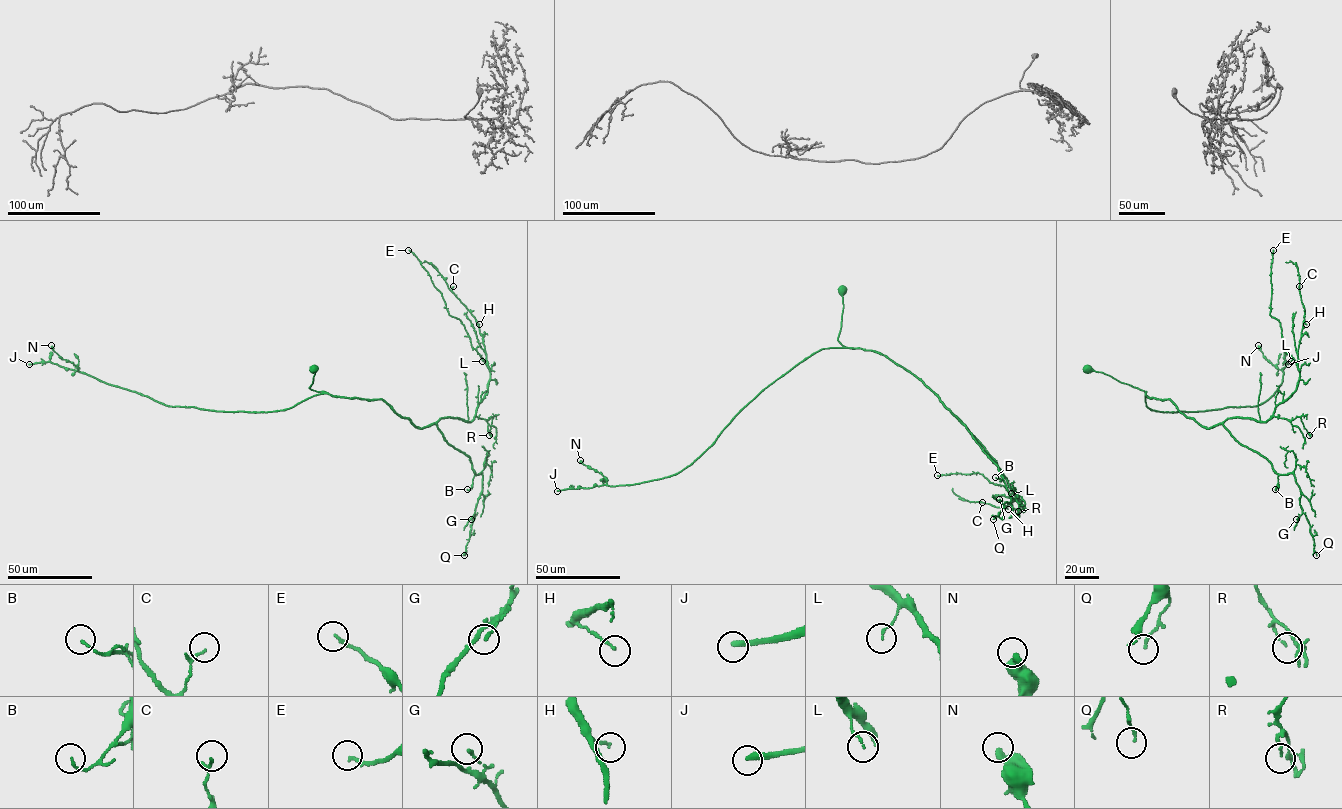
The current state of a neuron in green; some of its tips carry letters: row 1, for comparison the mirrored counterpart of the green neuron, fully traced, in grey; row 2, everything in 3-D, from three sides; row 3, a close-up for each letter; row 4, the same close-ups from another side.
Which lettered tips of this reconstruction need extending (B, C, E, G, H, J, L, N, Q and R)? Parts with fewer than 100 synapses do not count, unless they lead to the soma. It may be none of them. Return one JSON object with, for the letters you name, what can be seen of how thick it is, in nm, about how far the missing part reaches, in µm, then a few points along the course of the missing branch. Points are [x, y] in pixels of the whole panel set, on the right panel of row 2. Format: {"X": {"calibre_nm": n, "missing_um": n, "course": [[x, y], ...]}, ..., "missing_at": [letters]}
{"J": {"calibre_nm": 280, "missing_um": 350, "course": [[1288, 364], [1287, 391], [1270, 414], [1178, 423], [1154, 471], [1153, 394]]}, "missing_at": ["J"]}

